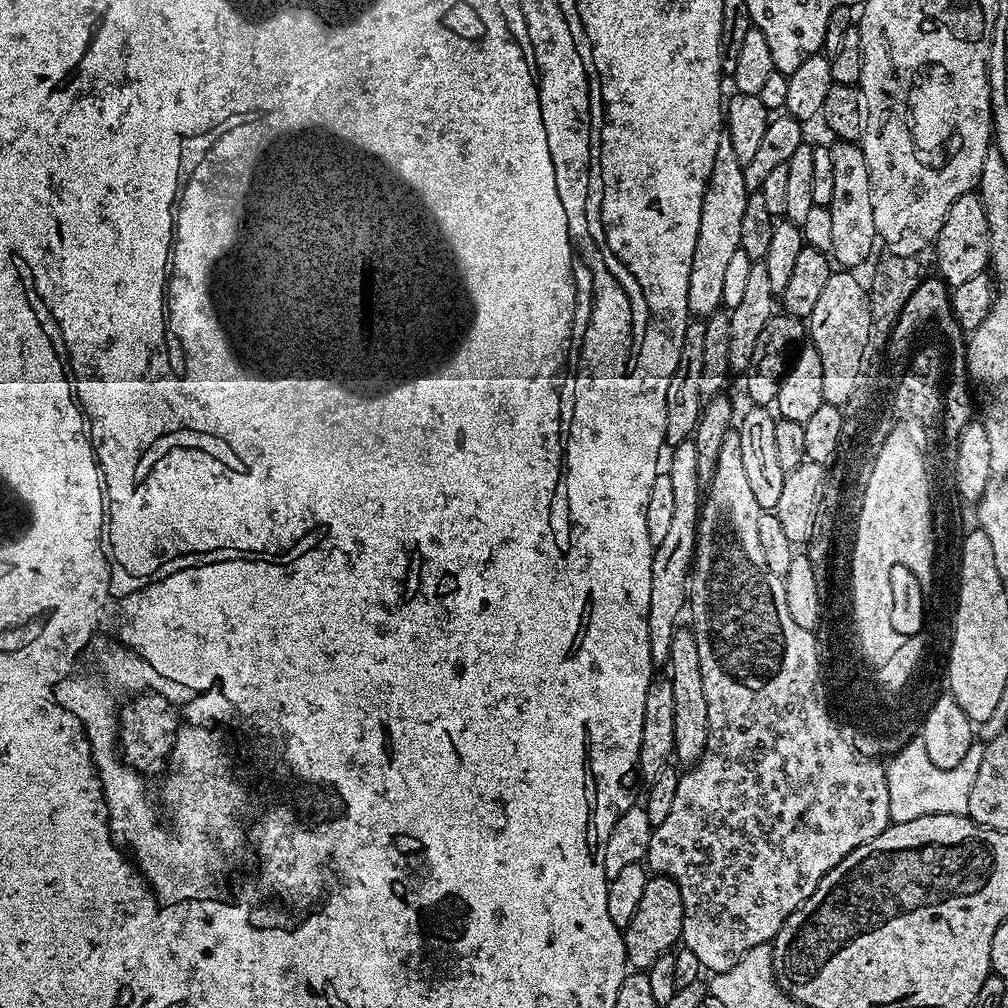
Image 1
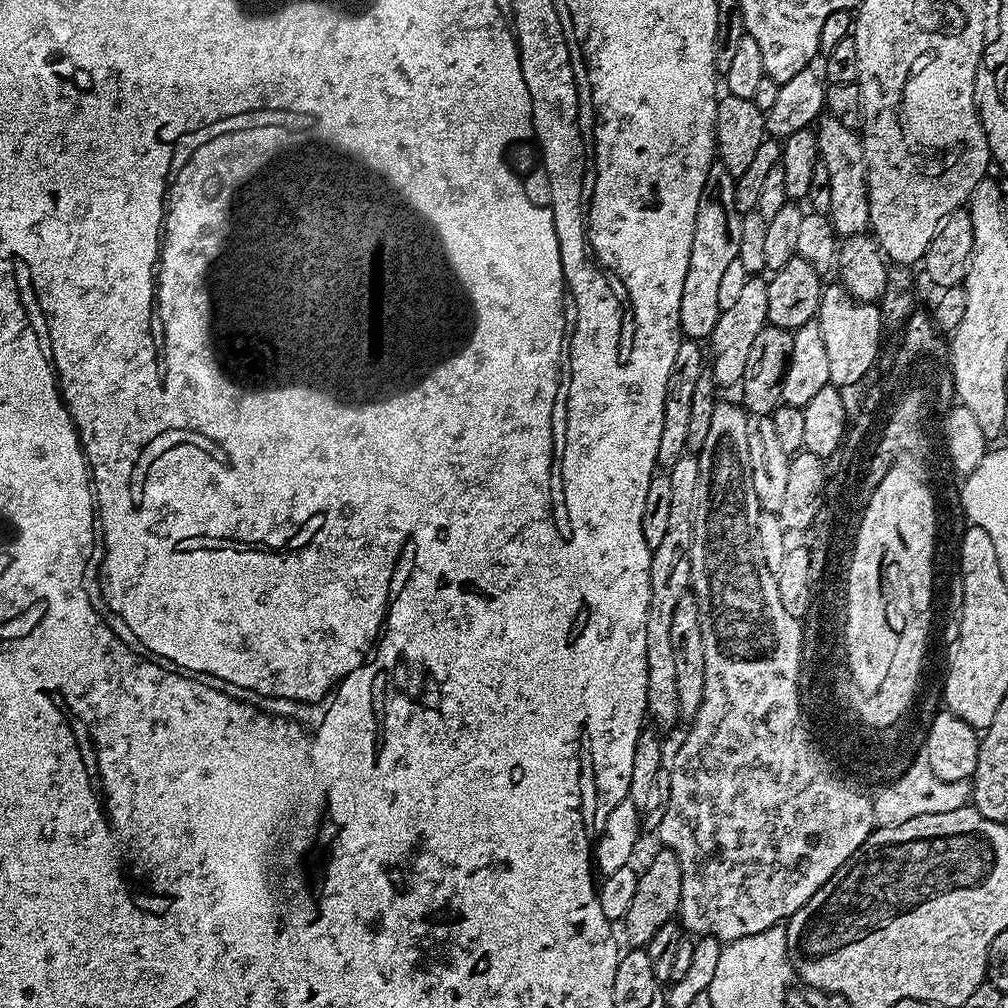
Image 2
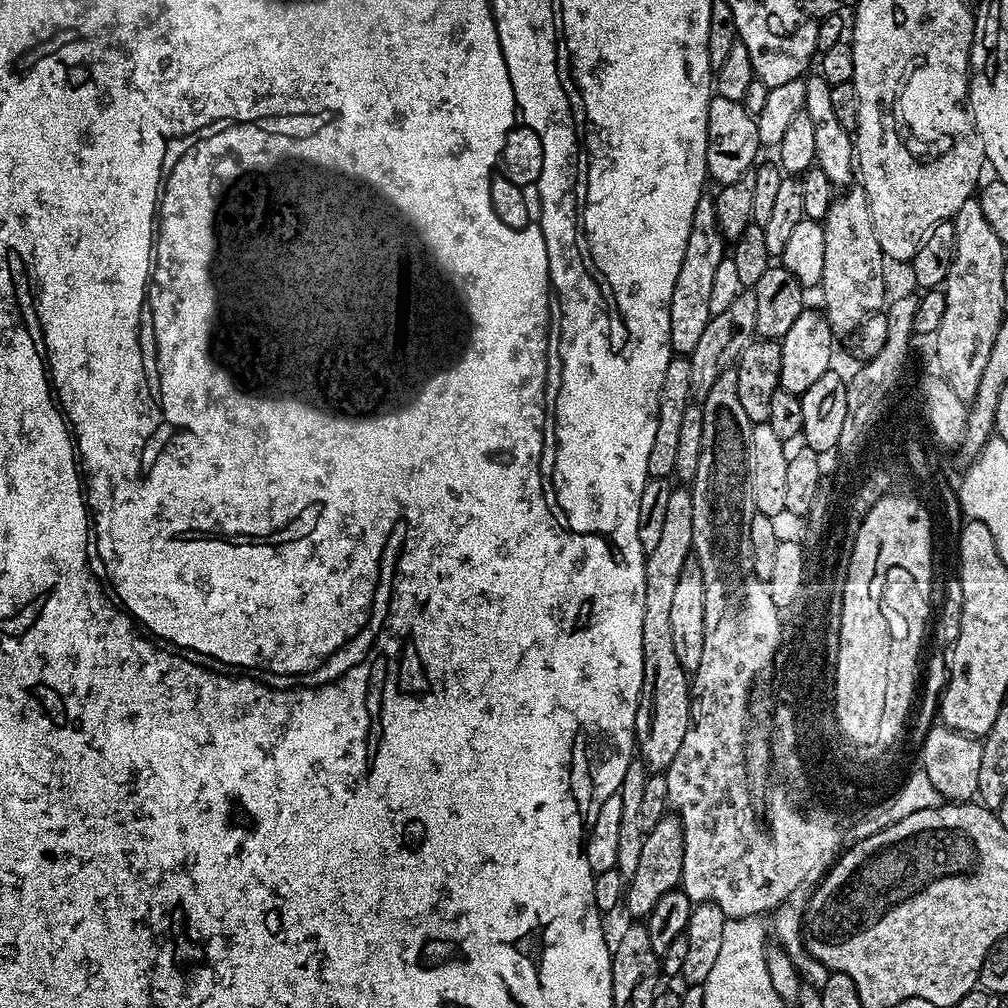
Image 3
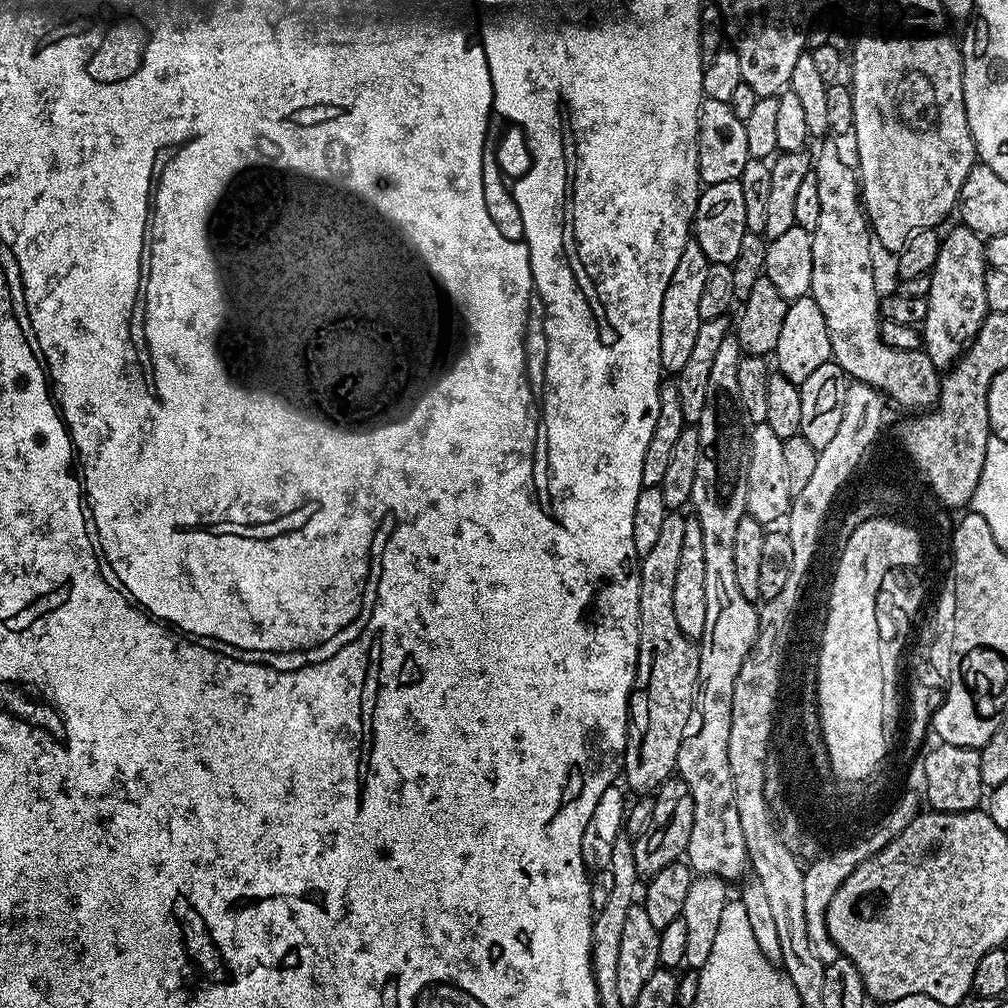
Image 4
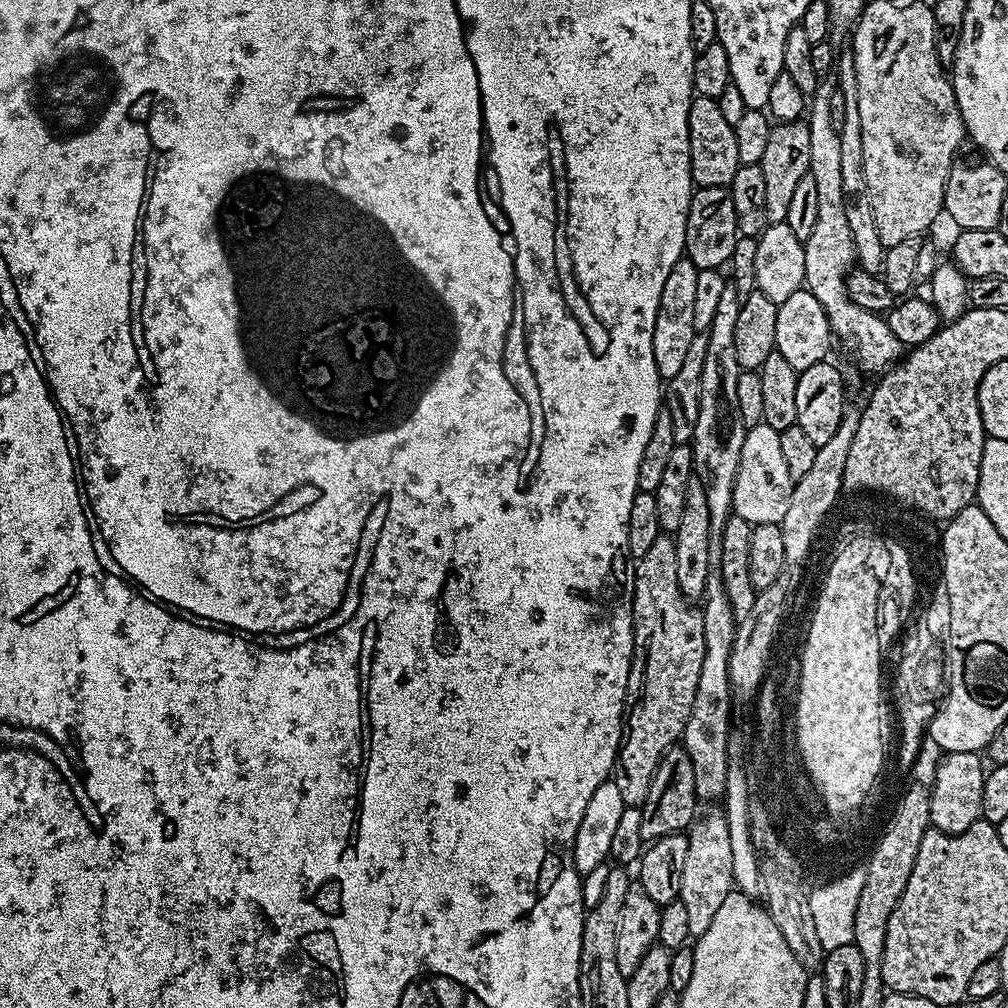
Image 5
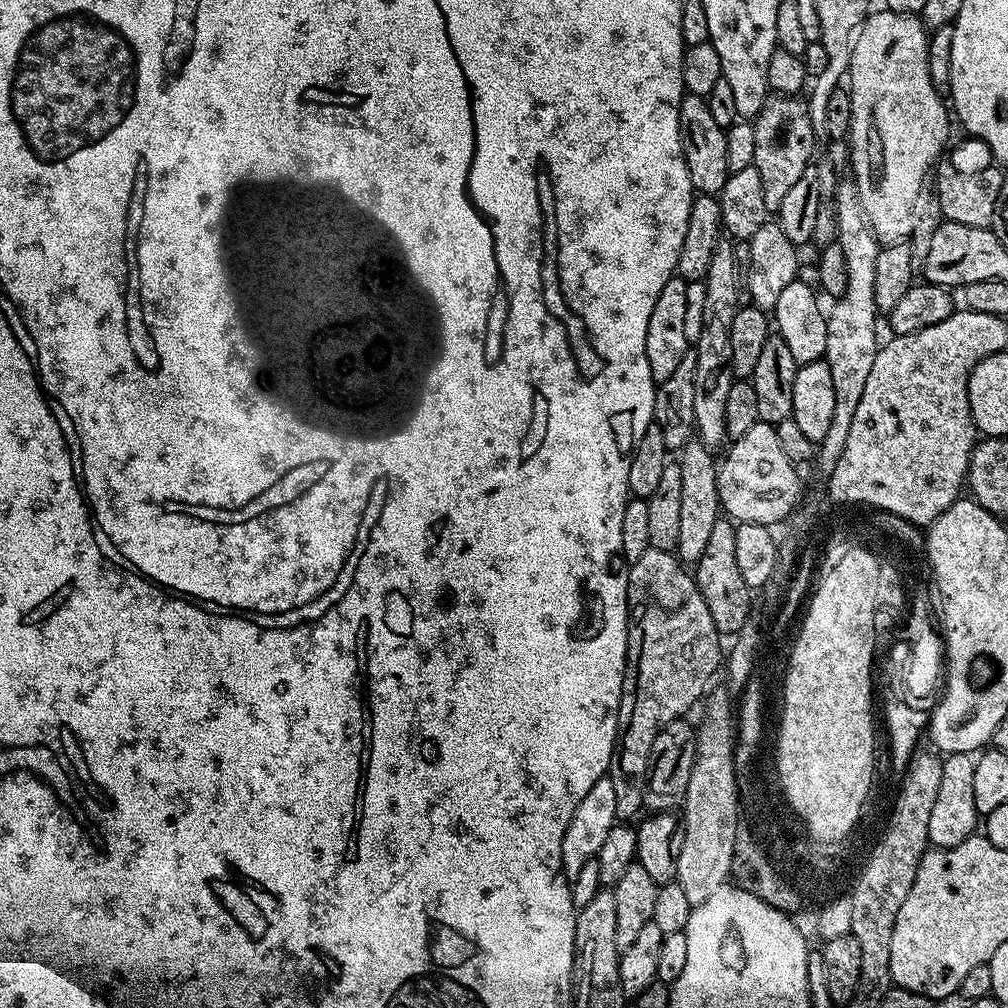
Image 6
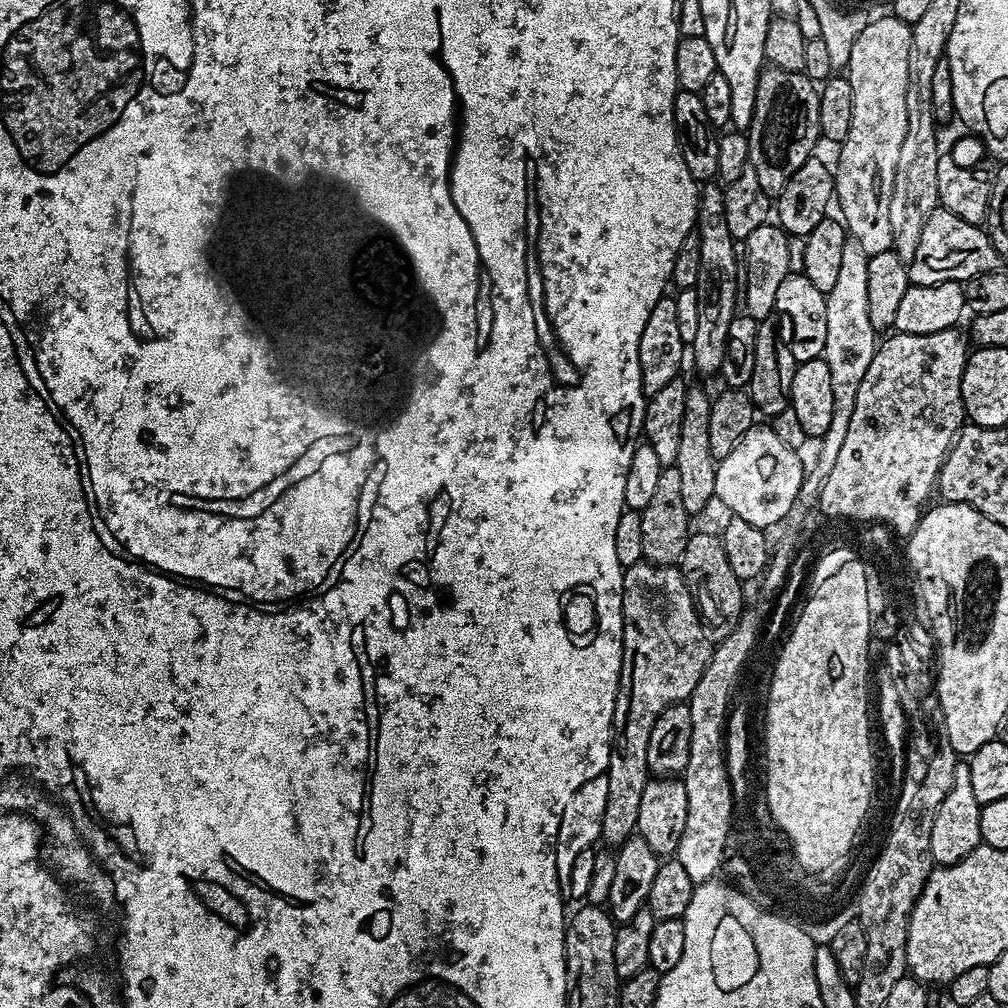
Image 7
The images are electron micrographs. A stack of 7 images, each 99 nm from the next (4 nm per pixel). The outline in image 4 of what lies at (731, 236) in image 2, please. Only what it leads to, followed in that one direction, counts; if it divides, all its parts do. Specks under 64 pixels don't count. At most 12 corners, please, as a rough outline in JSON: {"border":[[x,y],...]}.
{"border":[[696,239],[662,298],[660,366],[690,359],[709,262]]}

